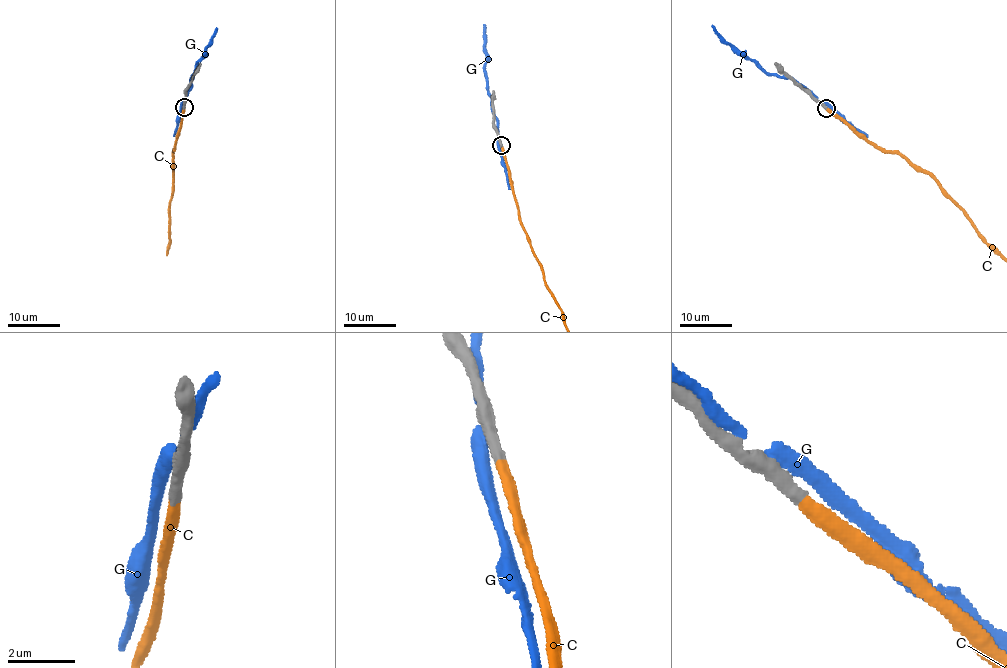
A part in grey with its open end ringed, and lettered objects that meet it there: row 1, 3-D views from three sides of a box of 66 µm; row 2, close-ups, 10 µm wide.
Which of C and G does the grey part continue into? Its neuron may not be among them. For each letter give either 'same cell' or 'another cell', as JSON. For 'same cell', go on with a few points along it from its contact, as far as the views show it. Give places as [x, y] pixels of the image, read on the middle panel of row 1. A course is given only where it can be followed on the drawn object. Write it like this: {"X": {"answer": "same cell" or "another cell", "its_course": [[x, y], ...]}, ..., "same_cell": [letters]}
{"C": {"answer": "same cell"}, "G": {"answer": "another cell"}, "same_cell": ["C"]}

